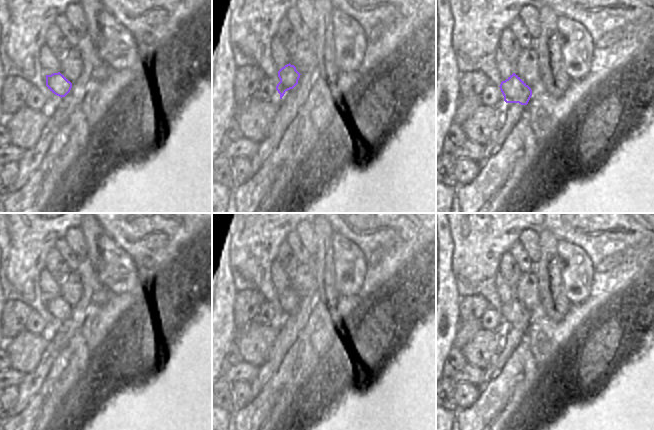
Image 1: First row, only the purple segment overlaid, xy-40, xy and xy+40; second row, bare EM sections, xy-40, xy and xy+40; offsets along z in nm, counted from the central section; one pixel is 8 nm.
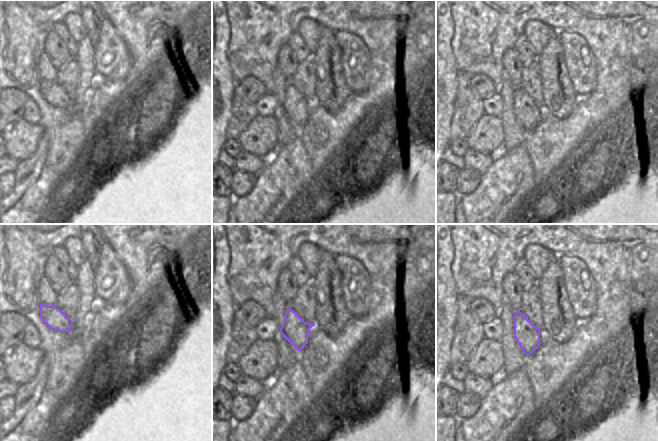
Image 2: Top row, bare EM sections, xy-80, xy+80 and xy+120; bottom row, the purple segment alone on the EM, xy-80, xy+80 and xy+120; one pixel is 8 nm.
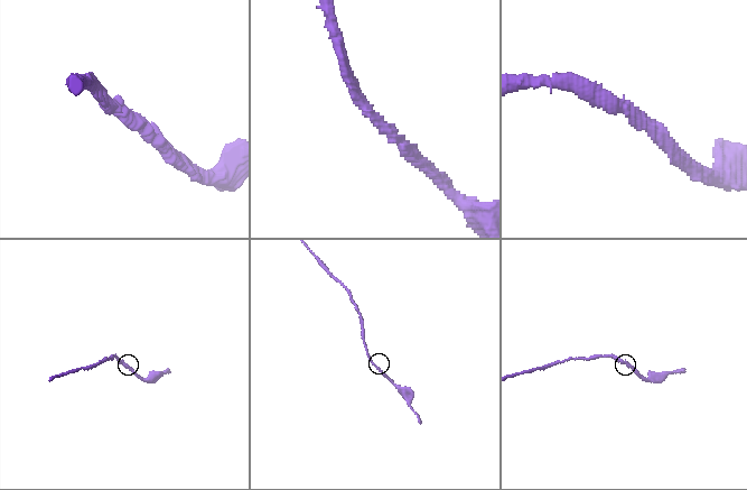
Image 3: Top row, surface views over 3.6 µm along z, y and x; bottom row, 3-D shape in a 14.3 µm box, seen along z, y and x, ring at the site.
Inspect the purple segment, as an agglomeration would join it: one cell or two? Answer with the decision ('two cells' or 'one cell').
one cell

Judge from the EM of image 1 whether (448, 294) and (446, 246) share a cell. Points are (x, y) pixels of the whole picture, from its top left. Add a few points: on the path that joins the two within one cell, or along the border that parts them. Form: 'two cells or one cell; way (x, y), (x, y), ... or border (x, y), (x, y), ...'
one cell; way (446, 282), (446, 258)

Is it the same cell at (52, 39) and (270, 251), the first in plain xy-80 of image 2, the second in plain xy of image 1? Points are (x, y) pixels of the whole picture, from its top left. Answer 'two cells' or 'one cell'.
two cells

